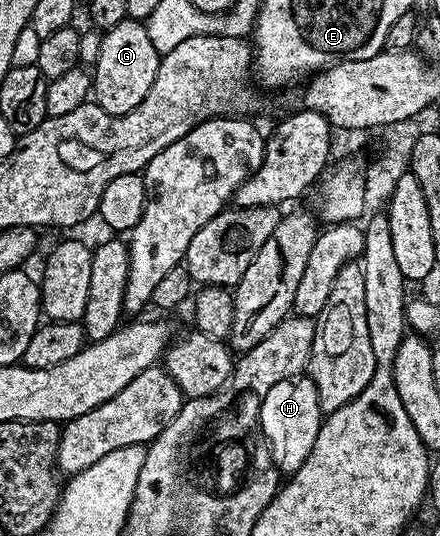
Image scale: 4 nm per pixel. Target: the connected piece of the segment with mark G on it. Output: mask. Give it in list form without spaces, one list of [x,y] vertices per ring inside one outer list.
[[[123,19],[116,27],[108,27],[103,31],[101,54],[93,68],[93,99],[105,113],[110,115],[127,115],[149,93],[149,85],[153,85],[153,77],[157,77],[160,53],[153,49],[153,41],[149,41],[146,22],[138,19]]]

